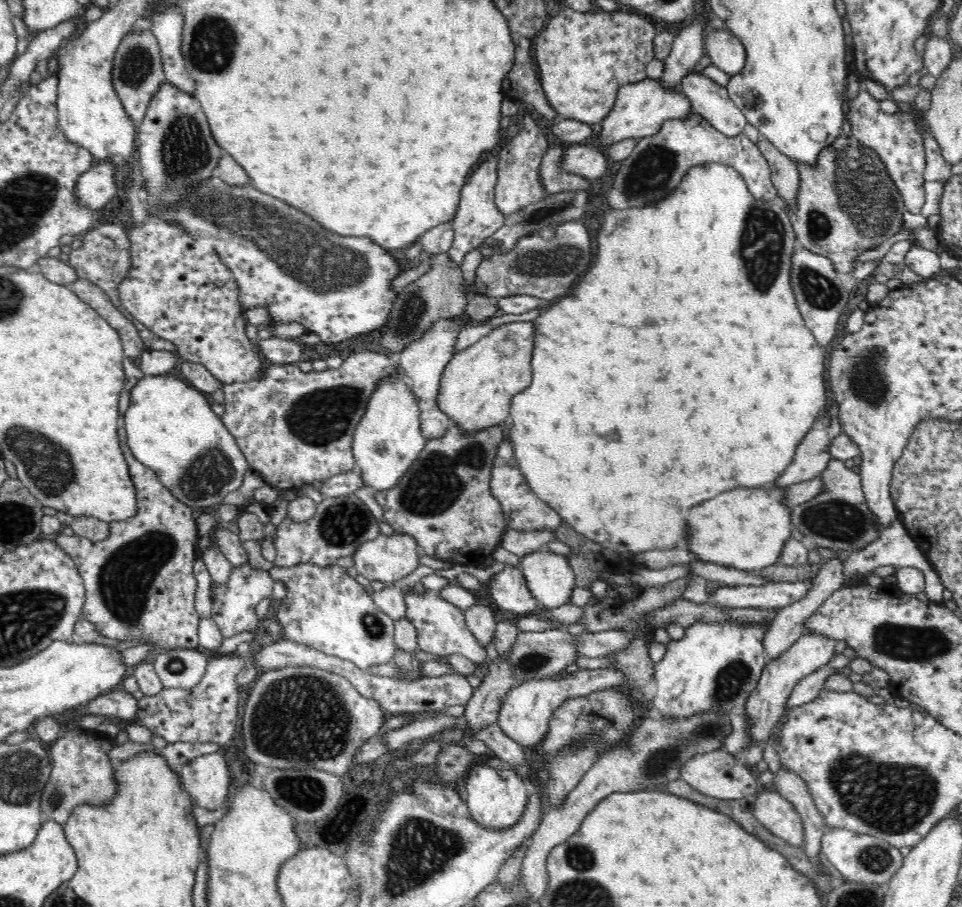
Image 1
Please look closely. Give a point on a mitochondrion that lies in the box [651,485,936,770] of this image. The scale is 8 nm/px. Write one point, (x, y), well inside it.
(835, 520)

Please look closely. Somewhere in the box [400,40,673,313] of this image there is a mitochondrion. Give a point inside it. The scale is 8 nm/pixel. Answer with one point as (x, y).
(559, 260)

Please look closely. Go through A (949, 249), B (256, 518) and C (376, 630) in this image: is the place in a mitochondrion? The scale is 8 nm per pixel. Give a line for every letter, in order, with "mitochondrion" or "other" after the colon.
A: other
B: other
C: mitochondrion

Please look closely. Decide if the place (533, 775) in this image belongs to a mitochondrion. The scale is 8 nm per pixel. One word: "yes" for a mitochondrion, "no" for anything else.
no

